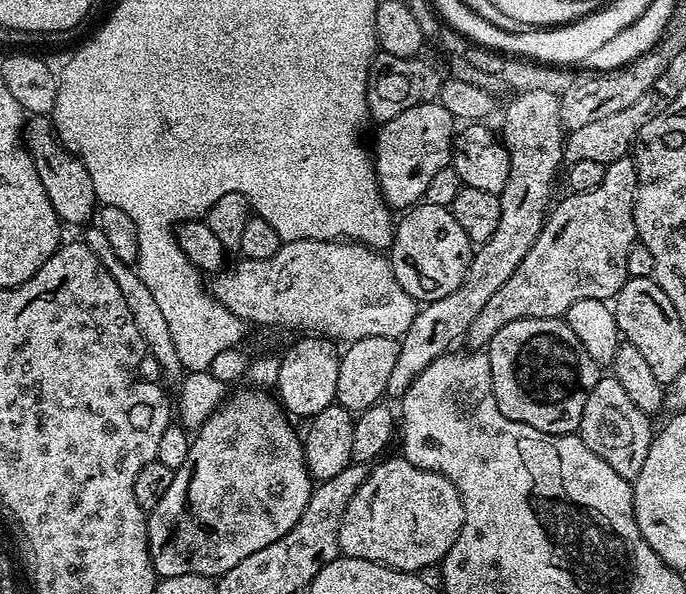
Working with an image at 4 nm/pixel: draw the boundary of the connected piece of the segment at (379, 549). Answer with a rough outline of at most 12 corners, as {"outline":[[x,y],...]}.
{"outline":[[381,459],[340,550],[420,574],[464,521],[442,474]]}

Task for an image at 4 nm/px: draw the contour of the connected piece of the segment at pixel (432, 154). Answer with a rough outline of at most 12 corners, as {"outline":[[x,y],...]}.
{"outline":[[443,104],[379,125],[374,163],[389,208],[423,201],[449,167]]}

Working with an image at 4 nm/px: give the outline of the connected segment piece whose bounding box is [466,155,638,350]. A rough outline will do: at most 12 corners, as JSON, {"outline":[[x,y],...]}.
{"outline":[[635,159],[549,211],[518,270],[474,318],[567,317],[630,279]]}

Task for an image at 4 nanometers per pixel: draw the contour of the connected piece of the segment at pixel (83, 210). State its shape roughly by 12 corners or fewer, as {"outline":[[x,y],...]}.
{"outline":[[48,116],[22,132],[46,198],[65,225],[98,208],[86,166]]}

